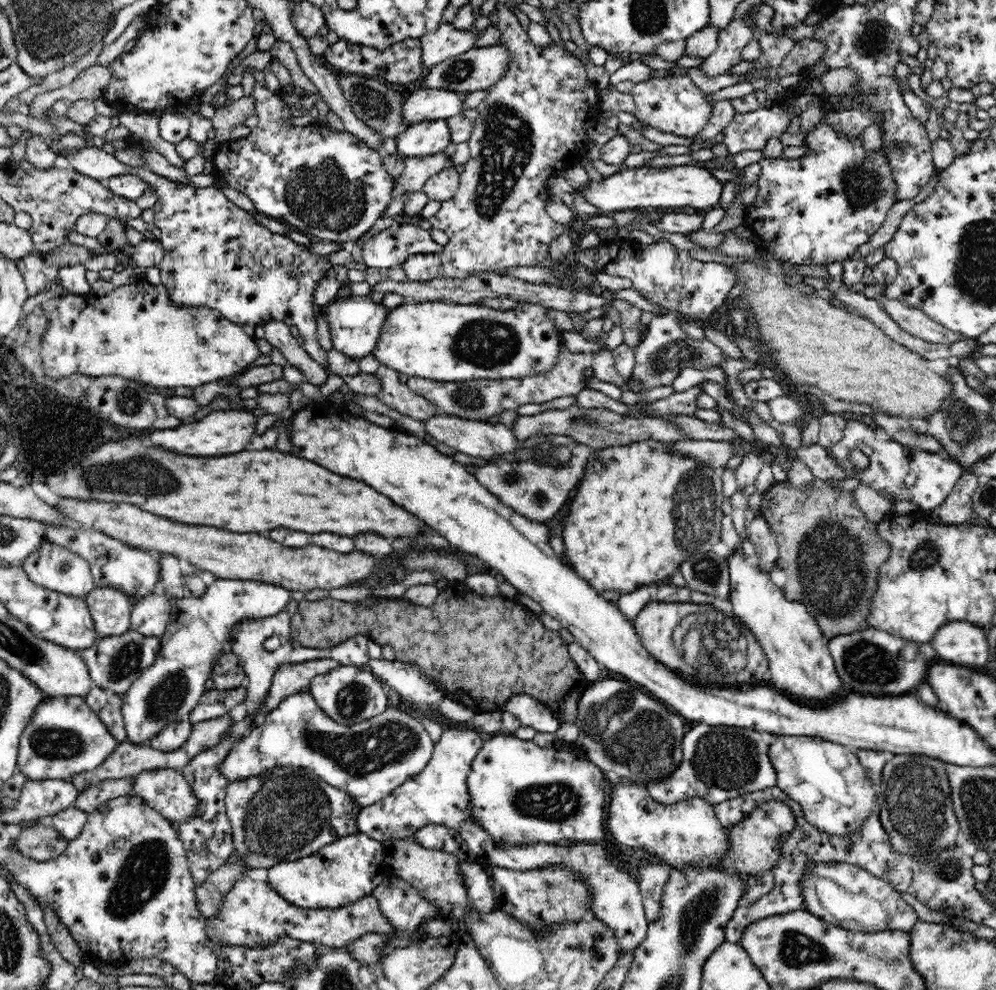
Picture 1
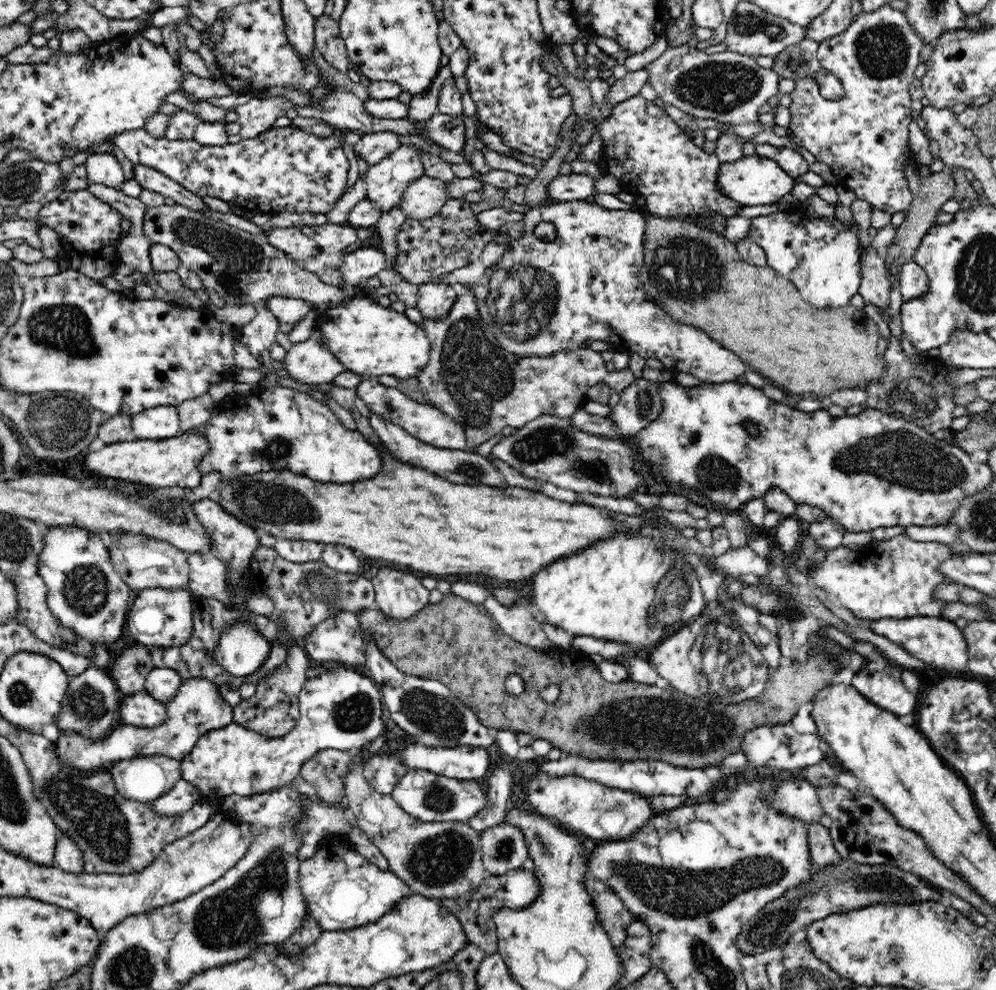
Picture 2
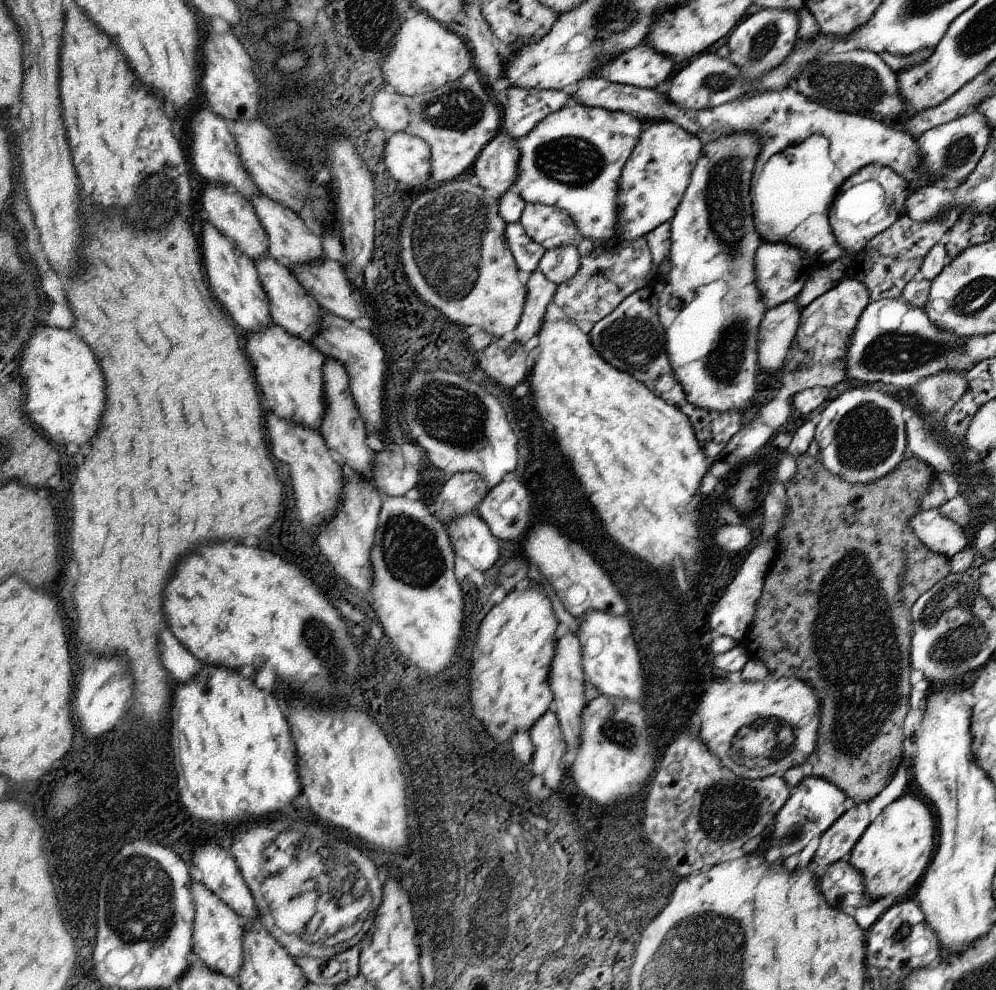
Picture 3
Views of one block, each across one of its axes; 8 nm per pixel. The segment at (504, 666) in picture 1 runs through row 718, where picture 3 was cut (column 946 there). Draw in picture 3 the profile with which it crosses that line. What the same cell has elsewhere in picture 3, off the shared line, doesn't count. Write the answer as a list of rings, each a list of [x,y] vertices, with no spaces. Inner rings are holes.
[[[803,454],[795,462],[797,462],[797,474],[789,484],[785,484],[787,512],[789,514],[787,514],[787,518],[783,522],[783,528],[777,534],[777,546],[779,548],[777,548],[777,554],[775,554],[775,558],[771,562],[771,570],[767,572],[765,580],[763,580],[763,590],[761,590],[761,596],[759,596],[759,600],[755,604],[755,614],[751,618],[749,630],[745,632],[745,636],[743,636],[743,640],[739,644],[747,652],[749,660],[761,660],[767,666],[769,676],[773,680],[775,678],[789,678],[789,676],[793,676],[797,680],[807,680],[807,674],[809,674],[809,684],[813,684],[813,688],[817,688],[817,696],[821,696],[821,716],[823,716],[821,718],[821,730],[819,730],[819,736],[817,736],[817,752],[813,752],[813,756],[809,756],[809,760],[807,760],[807,764],[811,764],[811,774],[813,774],[813,778],[823,778],[823,780],[831,782],[835,788],[839,788],[845,794],[845,798],[853,800],[853,804],[865,804],[869,800],[875,800],[887,788],[887,784],[893,780],[895,770],[901,766],[903,740],[909,734],[909,730],[905,726],[905,712],[909,708],[909,690],[911,690],[909,672],[913,672],[911,670],[911,658],[909,658],[911,636],[913,636],[913,632],[911,632],[913,630],[911,628],[911,606],[917,602],[919,596],[923,596],[929,588],[933,588],[933,584],[937,584],[939,580],[943,580],[949,574],[949,558],[933,554],[915,536],[915,532],[909,528],[911,518],[919,512],[921,496],[925,496],[931,480],[935,478],[933,476],[935,470],[927,462],[923,462],[919,458],[903,458],[903,462],[893,472],[883,476],[881,480],[875,480],[875,482],[871,482],[867,486],[865,484],[851,486],[845,480],[841,480],[839,476],[833,476],[831,472],[827,472],[825,466],[821,464],[819,456],[809,458],[807,454]],[[807,482],[821,482],[823,486],[829,486],[829,494],[821,494],[823,498],[813,498],[817,494],[809,492]],[[815,514],[821,514],[821,516],[829,518],[829,526],[827,526],[829,528],[829,542],[801,540],[803,538],[801,532],[807,528],[811,518],[815,520]]]

